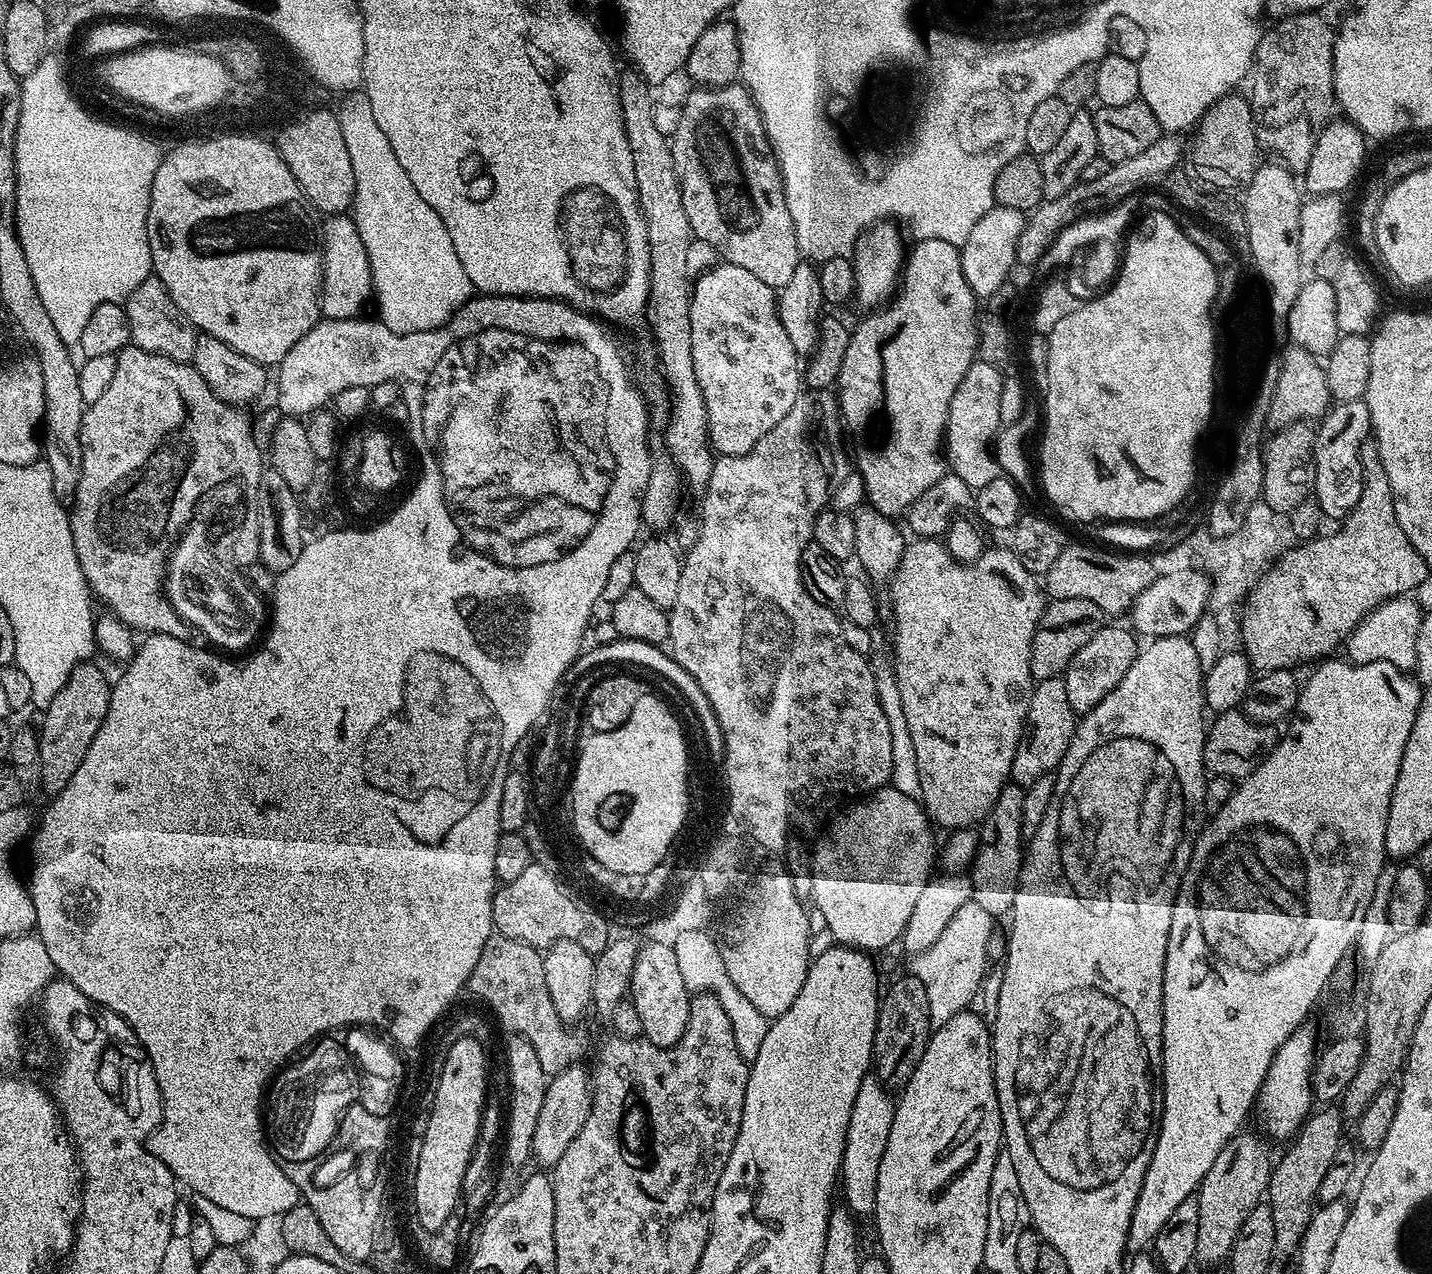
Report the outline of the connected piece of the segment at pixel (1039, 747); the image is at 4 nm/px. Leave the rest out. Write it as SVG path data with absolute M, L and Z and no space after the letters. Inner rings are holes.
M1061 677L1039 681L1032 689L1030 710L1018 742L1018 750L1012 763L1011 783L1027 786L1038 782L1038 778L1050 776L1060 767L1062 758L1076 733L1078 713L1072 709L1066 698L1066 686Z

